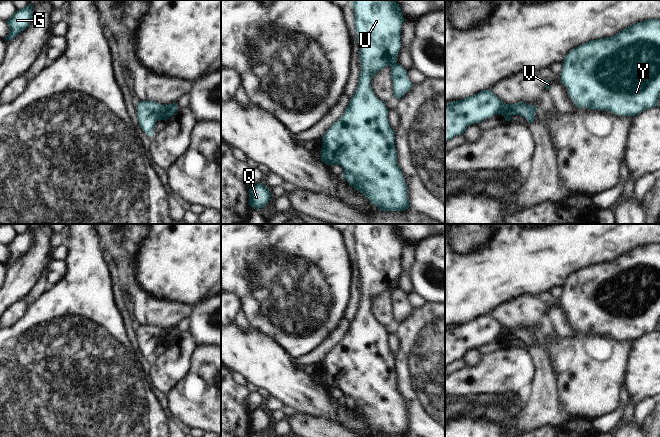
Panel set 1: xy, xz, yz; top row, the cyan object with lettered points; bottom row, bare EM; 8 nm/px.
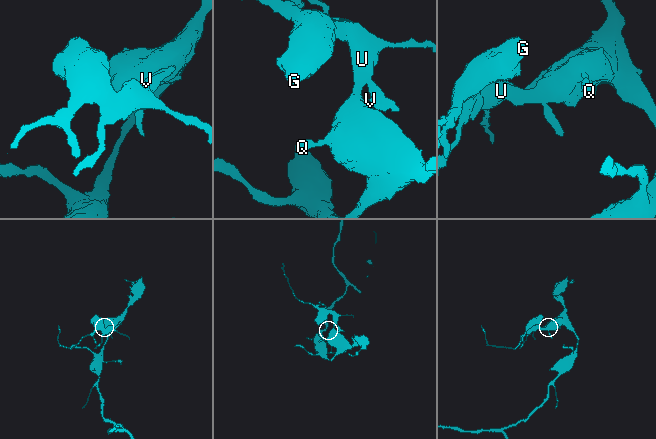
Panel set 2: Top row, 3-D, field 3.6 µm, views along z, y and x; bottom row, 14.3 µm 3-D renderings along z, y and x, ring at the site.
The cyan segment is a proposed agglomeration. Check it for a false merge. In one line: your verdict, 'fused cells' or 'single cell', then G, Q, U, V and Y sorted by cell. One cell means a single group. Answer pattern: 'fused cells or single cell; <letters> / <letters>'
fused cells; G Q U Y / V

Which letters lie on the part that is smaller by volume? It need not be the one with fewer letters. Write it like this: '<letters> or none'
V

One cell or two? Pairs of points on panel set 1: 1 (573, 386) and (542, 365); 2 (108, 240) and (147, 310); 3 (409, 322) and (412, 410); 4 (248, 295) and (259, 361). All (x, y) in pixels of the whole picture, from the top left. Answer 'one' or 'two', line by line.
1: two
2: one
3: one
4: two

